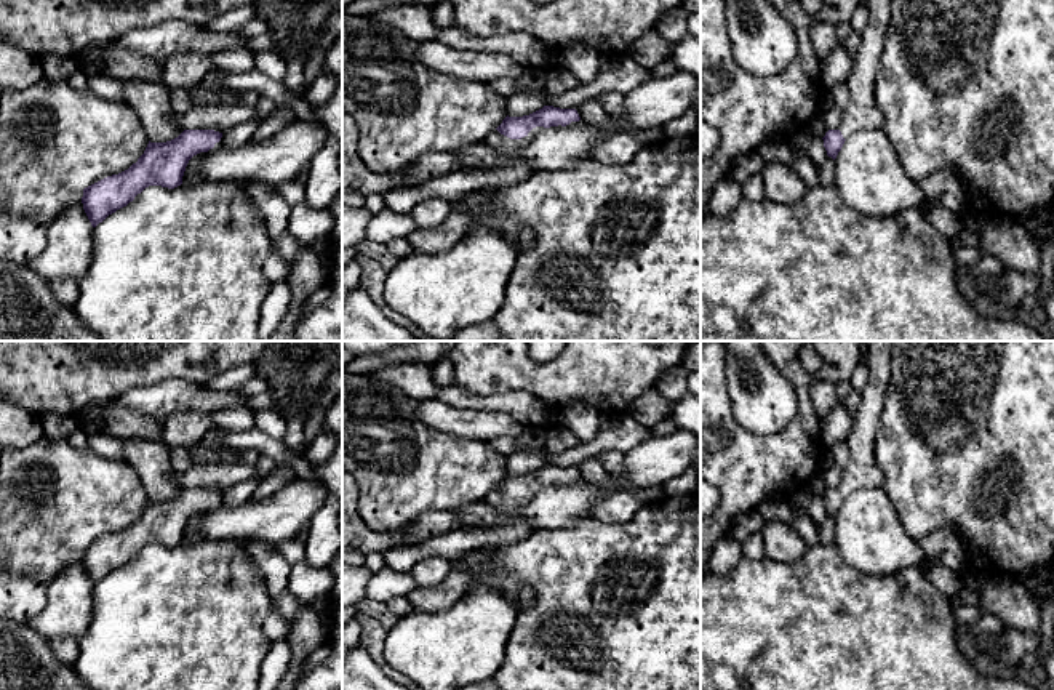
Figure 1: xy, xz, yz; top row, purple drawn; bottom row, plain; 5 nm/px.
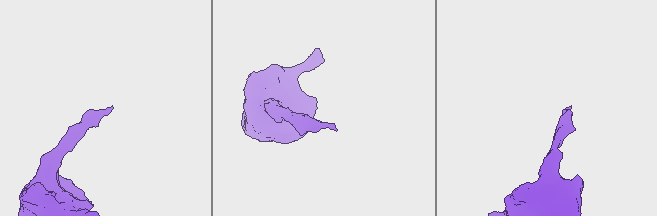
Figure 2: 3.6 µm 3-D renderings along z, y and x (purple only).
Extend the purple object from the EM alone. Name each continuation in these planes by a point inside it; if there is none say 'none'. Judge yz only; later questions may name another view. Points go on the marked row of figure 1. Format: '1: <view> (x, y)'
1: yz (861, 114)

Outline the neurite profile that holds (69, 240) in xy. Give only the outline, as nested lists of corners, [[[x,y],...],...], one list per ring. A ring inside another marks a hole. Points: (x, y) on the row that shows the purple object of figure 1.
[[[83,203],[66,208],[46,232],[46,247],[29,264],[46,282],[86,275],[93,263],[93,234]]]

